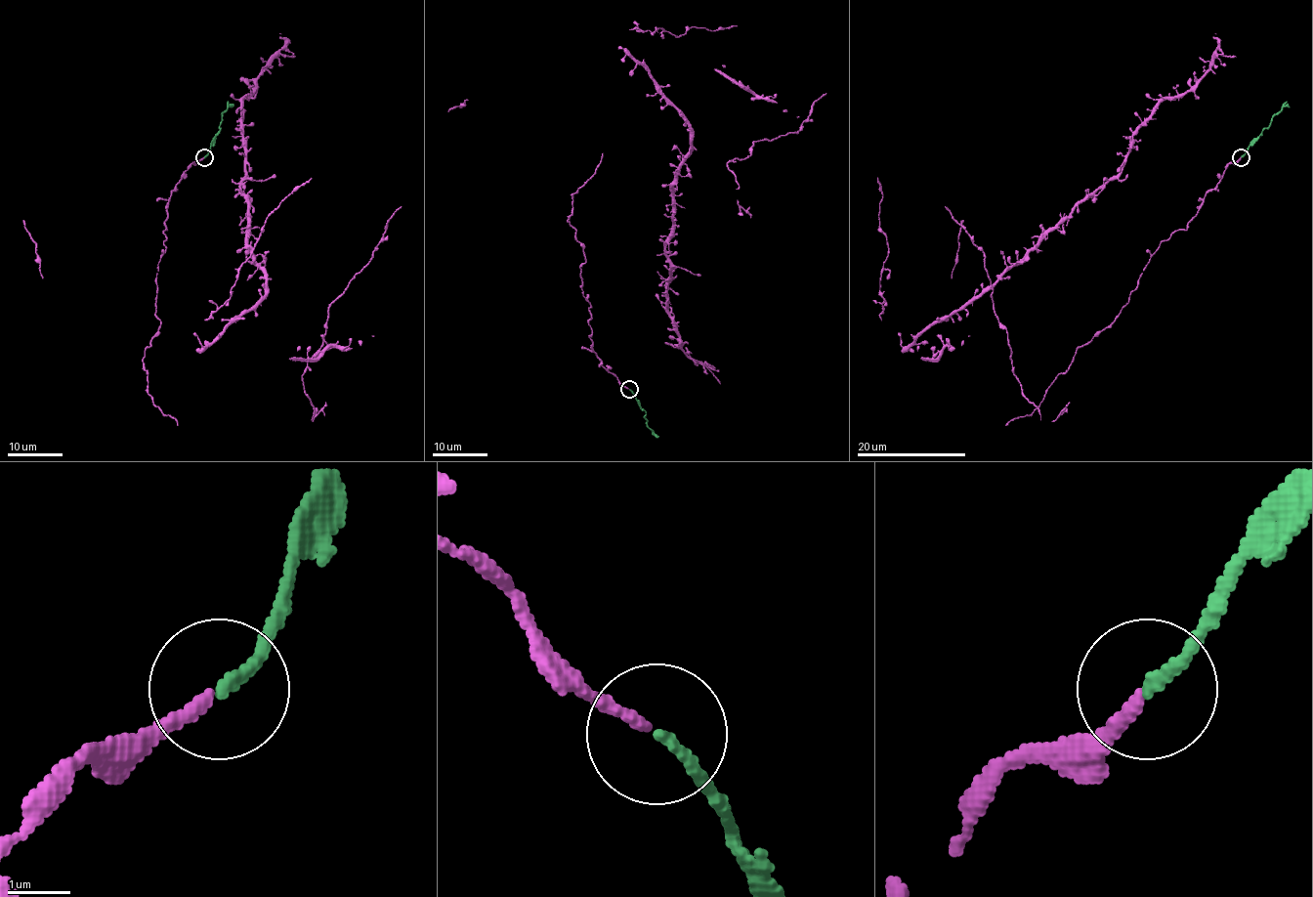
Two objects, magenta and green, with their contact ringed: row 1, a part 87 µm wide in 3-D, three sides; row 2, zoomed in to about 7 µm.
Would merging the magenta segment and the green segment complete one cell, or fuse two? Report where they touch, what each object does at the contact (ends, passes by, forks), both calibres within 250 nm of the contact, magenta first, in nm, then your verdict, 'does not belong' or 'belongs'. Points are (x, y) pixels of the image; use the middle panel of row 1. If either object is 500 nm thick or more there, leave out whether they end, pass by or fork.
place (629, 389); magenta ends; green ends; calibres 180 and 170 nm; belongs

